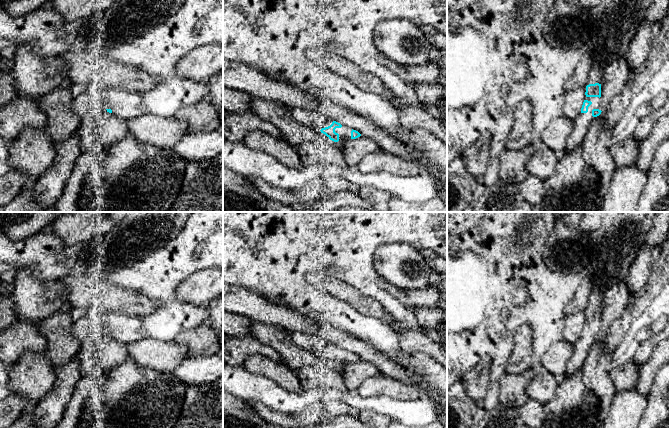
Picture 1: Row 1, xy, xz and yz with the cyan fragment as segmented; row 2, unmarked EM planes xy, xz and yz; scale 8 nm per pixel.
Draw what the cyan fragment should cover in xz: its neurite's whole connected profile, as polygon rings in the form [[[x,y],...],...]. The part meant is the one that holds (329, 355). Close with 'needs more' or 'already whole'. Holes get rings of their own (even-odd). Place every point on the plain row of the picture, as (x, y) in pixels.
[[[290,332],[290,336],[297,345],[313,353],[319,353],[321,357],[334,366],[356,363],[361,360],[358,355],[317,337],[298,332]]]; needs more

